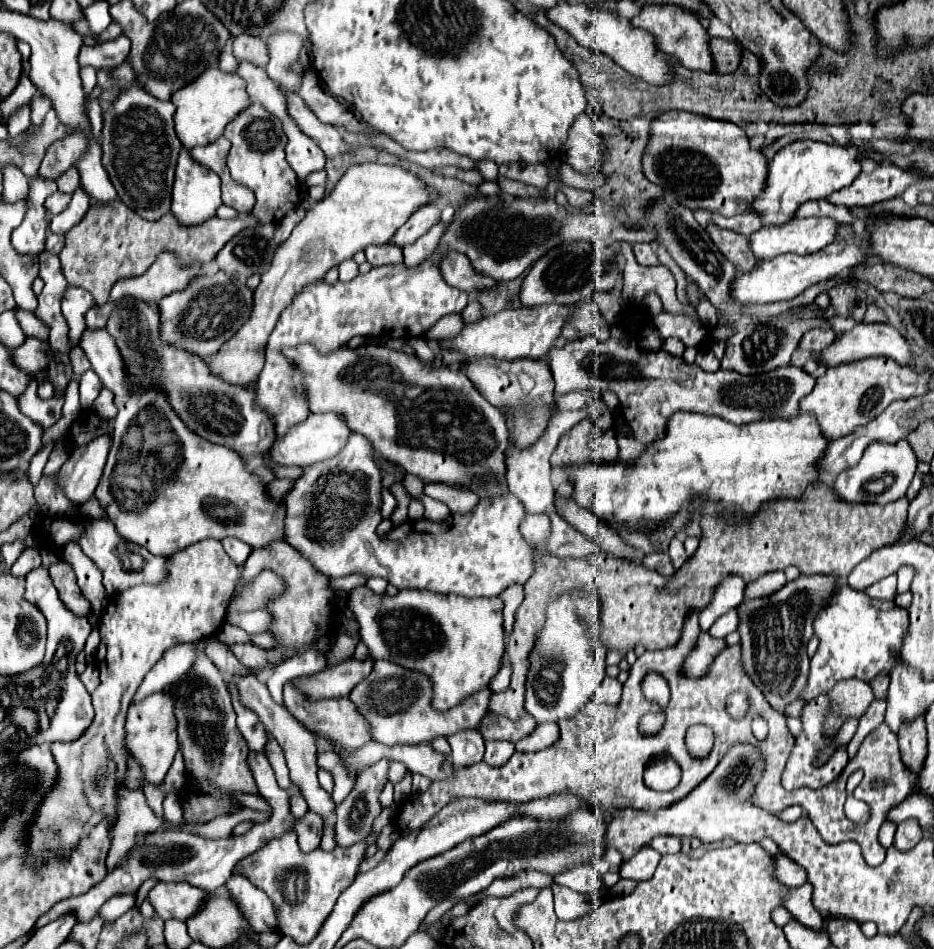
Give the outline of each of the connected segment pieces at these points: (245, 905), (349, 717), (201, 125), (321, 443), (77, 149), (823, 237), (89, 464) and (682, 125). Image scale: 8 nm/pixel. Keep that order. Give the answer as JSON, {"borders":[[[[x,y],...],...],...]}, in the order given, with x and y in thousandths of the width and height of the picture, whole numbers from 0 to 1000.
{"borders":[[[[251,921],[240,936],[246,948],[255,955],[257,963],[268,972],[268,976],[274,982],[296,980],[293,957],[289,955],[289,946],[285,946],[281,938],[276,938],[274,934],[268,934],[268,929],[263,929],[263,925],[255,925],[255,921]]],[[[306,719],[304,723],[304,746],[334,773],[345,776],[349,780],[353,780],[358,784],[358,792],[364,797],[370,813],[380,822],[385,809],[377,809],[370,803],[370,797],[366,795],[366,790],[370,790],[373,795],[388,788],[392,782],[396,782],[396,773],[392,773],[392,761],[388,761],[388,754],[383,752],[383,748],[379,748],[375,744],[373,736],[358,736],[358,738],[347,738],[347,740],[328,740],[328,736],[310,721]]],[[[225,70],[208,86],[186,97],[184,110],[188,112],[186,129],[188,129],[191,145],[199,156],[208,156],[208,154],[221,154],[233,148],[242,131],[248,129],[270,107],[268,107],[268,101],[263,99],[263,89],[259,86],[259,82],[255,82],[248,76],[238,76],[236,72]]],[[[330,436],[330,440],[317,449],[313,449],[302,462],[293,464],[293,468],[287,472],[289,491],[332,491],[351,483],[358,483],[366,470],[370,468],[375,459],[375,453],[370,453],[370,447],[360,436]]],[[[78,141],[55,152],[46,166],[41,185],[61,189],[92,159],[93,148],[89,141]]],[[[857,230],[837,242],[812,242],[803,249],[807,270],[824,274],[835,268],[872,268],[895,253],[897,234],[891,230]]],[[[101,462],[75,478],[60,499],[60,512],[75,529],[88,531],[99,525],[118,474],[118,462]]],[[[719,116],[700,124],[696,133],[696,150],[690,158],[687,181],[696,192],[704,194],[713,204],[719,204],[726,213],[730,213],[730,217],[739,221],[754,219],[773,228],[786,228],[803,223],[799,221],[799,217],[803,217],[803,209],[816,200],[816,192],[820,190],[820,164],[814,158],[803,156],[797,137],[788,131],[769,129],[741,118]]]]}

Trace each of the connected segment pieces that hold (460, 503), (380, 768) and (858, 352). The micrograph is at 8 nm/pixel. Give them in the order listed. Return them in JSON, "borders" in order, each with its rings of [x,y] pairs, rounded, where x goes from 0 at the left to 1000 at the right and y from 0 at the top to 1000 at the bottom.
{"borders":[[[[456,510],[454,512],[456,523],[475,529],[484,542],[501,540],[512,531],[512,523],[495,512],[482,512],[482,510]]],[[[407,801],[400,807],[390,809],[383,816],[383,822],[381,822],[375,839],[364,849],[360,849],[360,862],[362,864],[358,870],[358,885],[362,891],[377,891],[379,887],[388,887],[398,879],[398,866],[409,856],[405,839],[413,826],[413,811],[415,811],[415,801]]],[[[925,339],[914,344],[912,348],[906,348],[904,352],[895,354],[895,358],[876,373],[876,381],[882,386],[893,386],[893,384],[923,379],[929,375],[951,375],[951,377],[957,377],[961,384],[976,381],[972,360],[964,354],[964,350],[957,344],[953,344],[953,341],[925,341]]]]}

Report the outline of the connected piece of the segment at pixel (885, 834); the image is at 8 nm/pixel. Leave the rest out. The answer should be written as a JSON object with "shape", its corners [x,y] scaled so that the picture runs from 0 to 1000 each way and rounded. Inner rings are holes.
{"shape":[[[946,866],[944,872],[942,872],[942,879],[940,879],[940,887],[944,894],[953,894],[957,886],[957,880],[960,869],[955,866]]]}

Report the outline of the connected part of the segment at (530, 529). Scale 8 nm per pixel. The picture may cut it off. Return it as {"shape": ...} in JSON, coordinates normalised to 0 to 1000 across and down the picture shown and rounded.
{"shape":[[[561,544],[557,550],[557,563],[567,573],[582,573],[589,561],[589,546],[587,544]]]}

